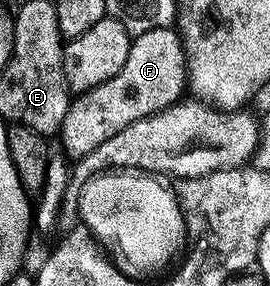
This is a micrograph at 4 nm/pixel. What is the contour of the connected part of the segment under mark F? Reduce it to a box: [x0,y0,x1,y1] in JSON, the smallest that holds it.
[59,27,188,157]

